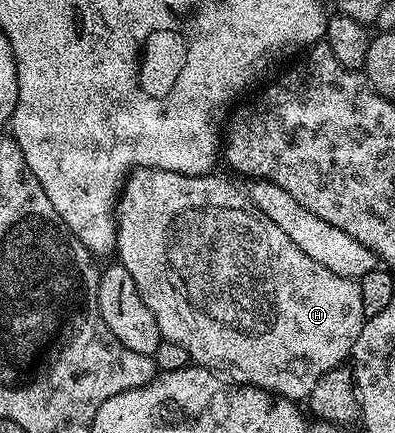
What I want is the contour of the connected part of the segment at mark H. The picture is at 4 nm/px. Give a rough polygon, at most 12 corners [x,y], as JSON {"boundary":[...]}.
{"boundary":[[138,167],[115,255],[196,366],[308,400],[358,280],[217,173]]}

